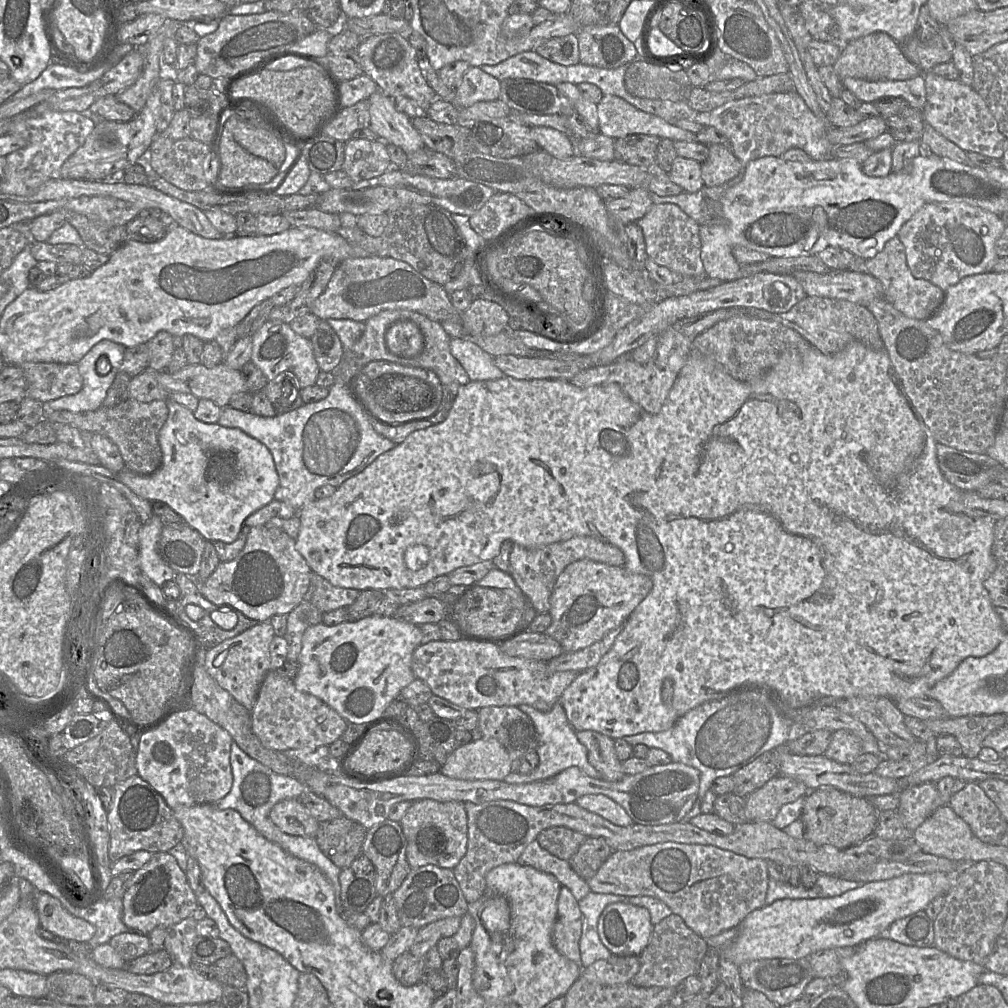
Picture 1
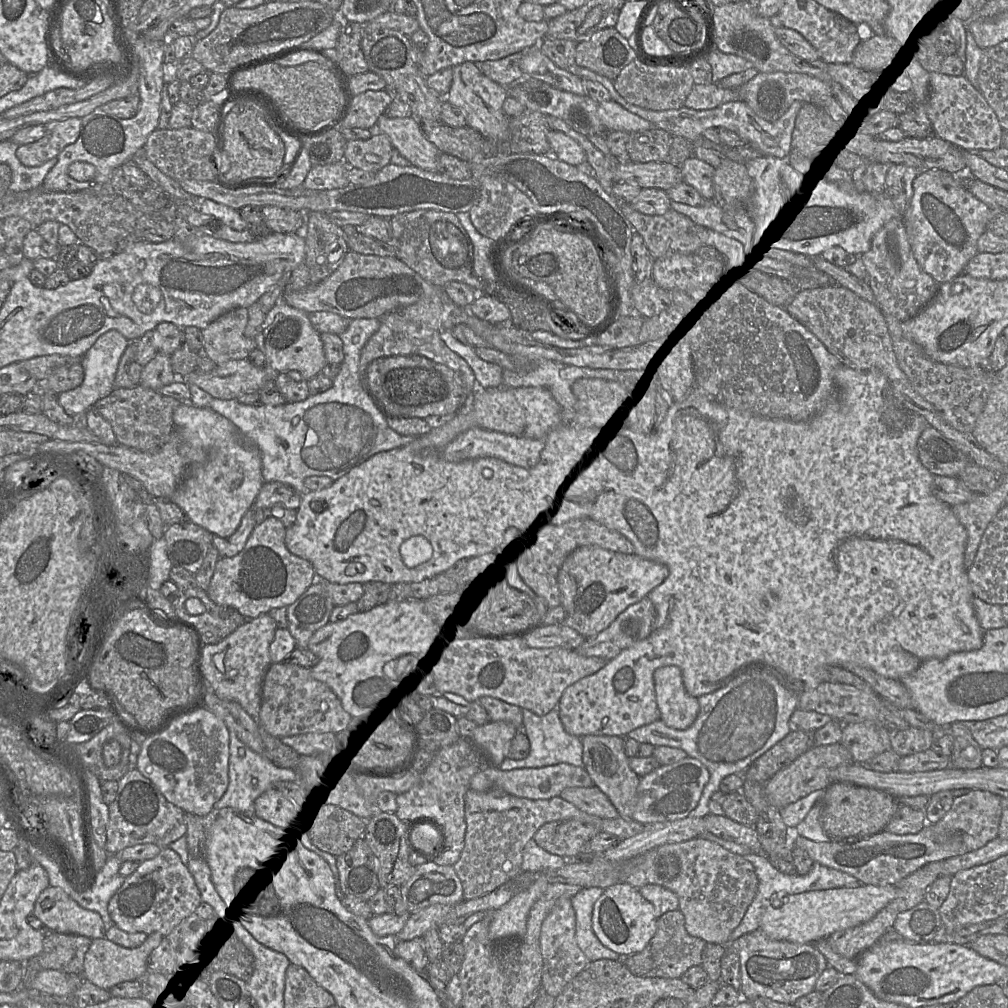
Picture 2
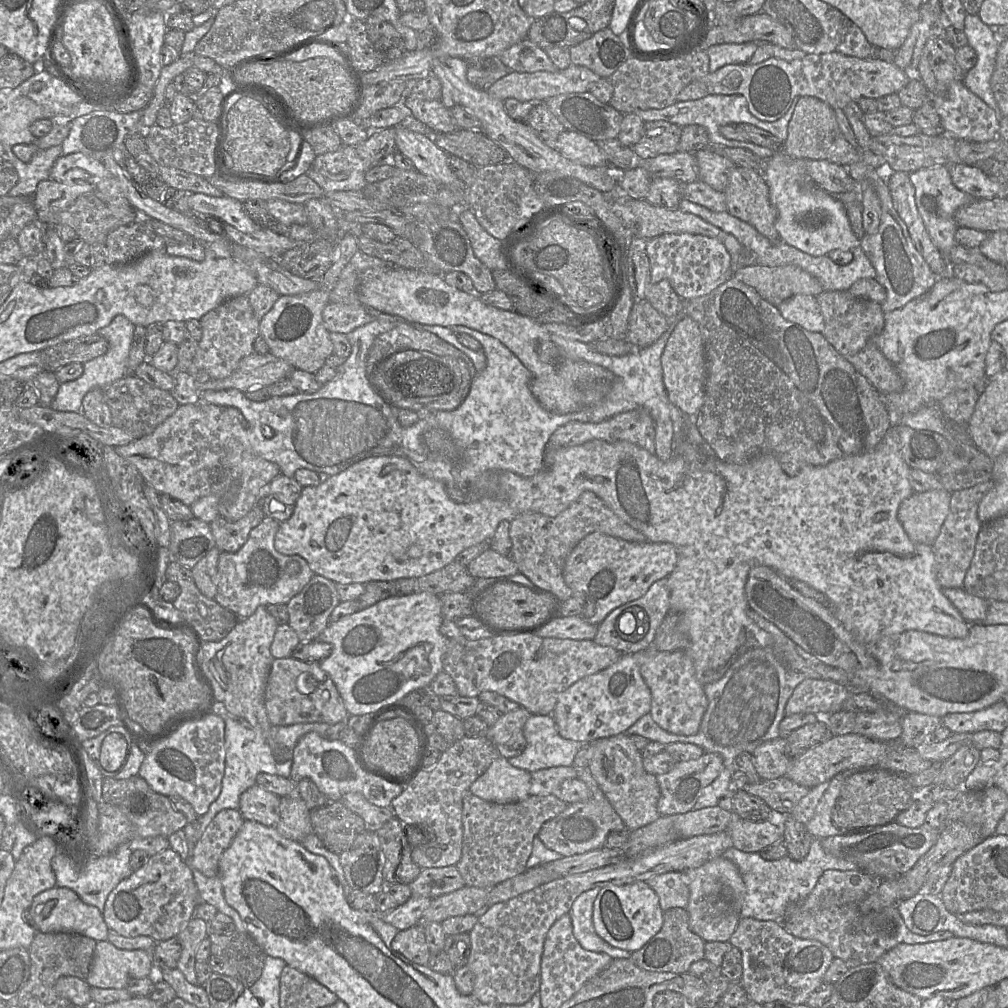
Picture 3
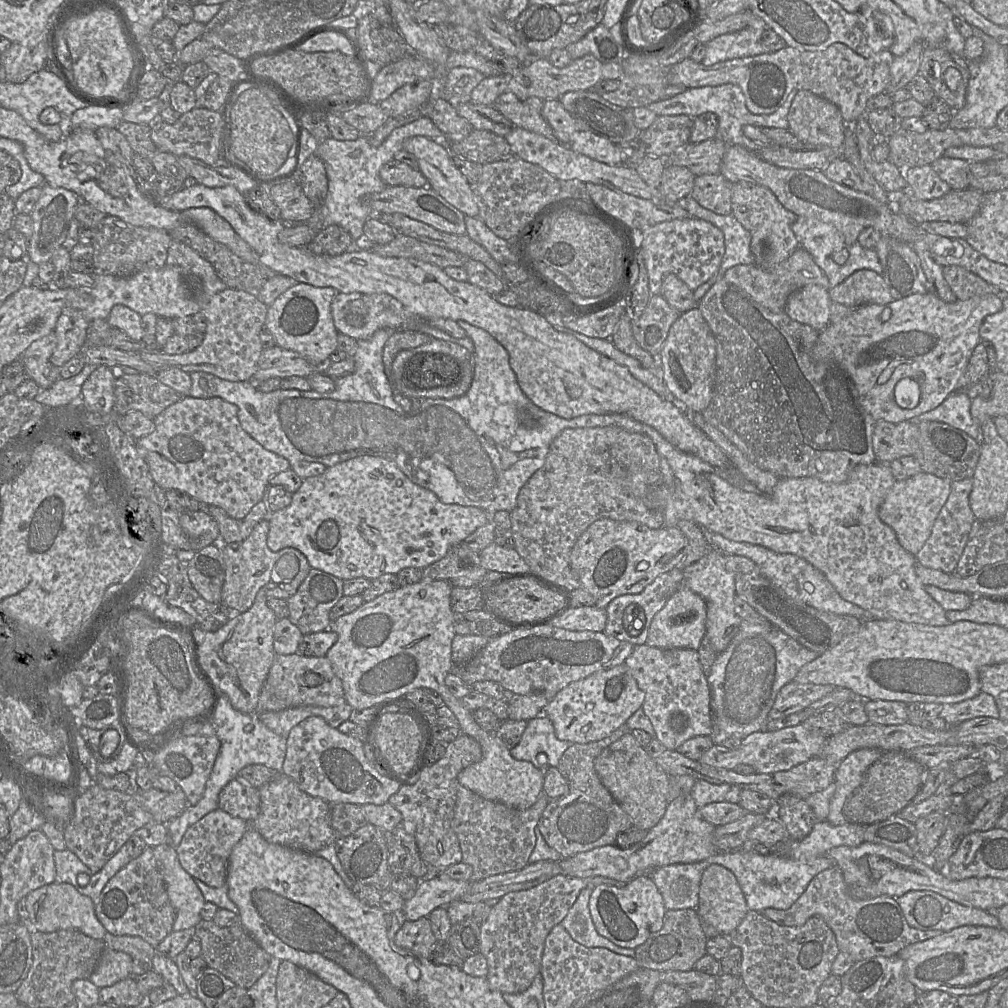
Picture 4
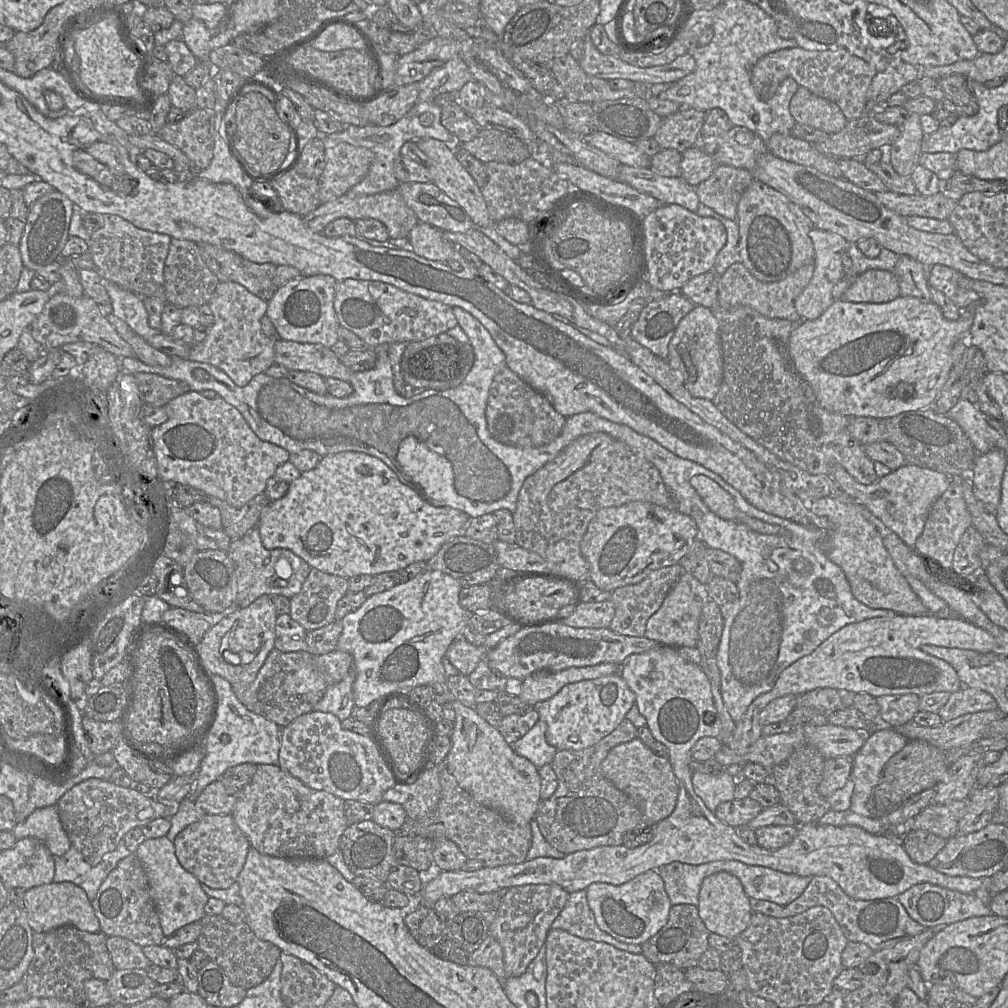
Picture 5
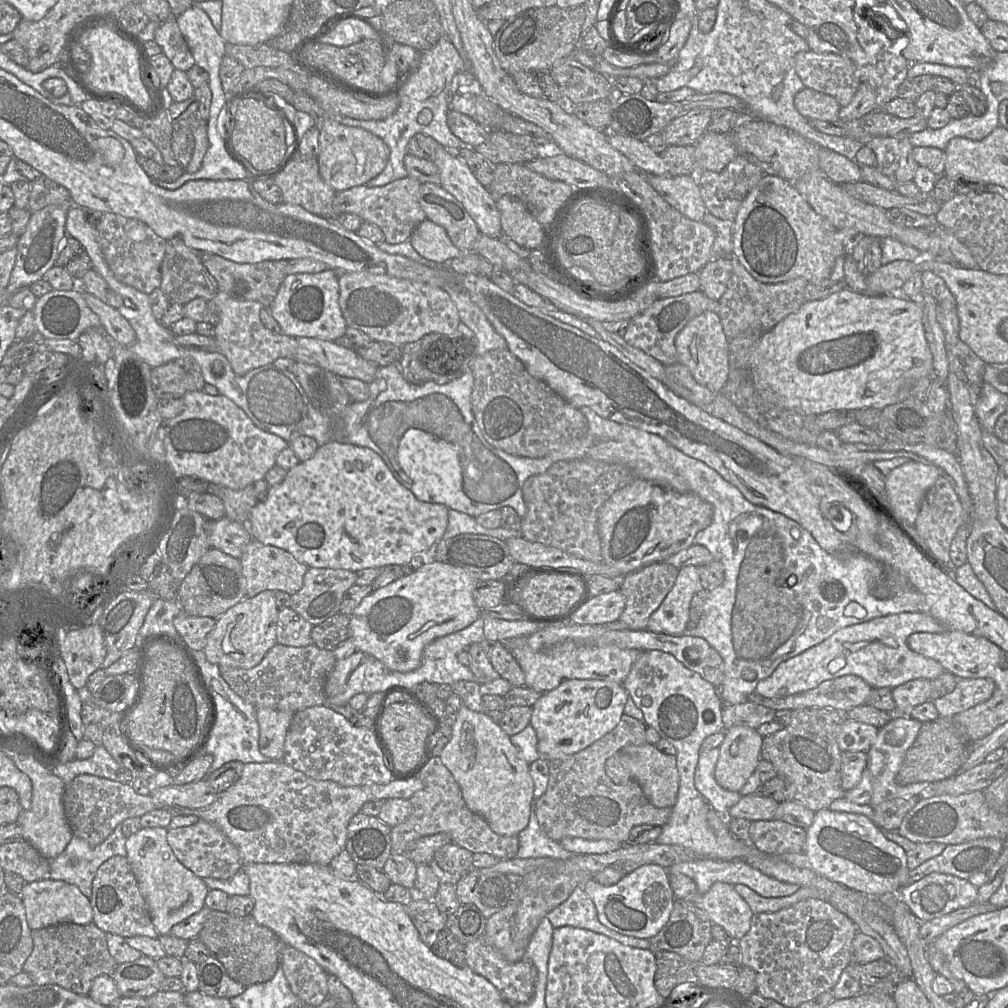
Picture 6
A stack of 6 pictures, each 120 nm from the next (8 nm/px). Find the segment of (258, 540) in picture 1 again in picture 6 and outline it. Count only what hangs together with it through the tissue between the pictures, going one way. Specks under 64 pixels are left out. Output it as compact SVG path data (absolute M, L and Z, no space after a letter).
M252 539L245 547L239 560L246 580L246 597L254 597L265 590L282 590L293 595L302 588L304 576L308 570L306 564L298 561L288 551L263 544L256 539Z

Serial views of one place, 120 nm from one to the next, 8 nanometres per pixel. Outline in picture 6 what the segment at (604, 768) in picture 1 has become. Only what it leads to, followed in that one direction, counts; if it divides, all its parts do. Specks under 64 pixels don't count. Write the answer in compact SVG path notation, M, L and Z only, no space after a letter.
M629 745L606 760L605 772L615 784L636 781L647 799L656 807L673 807L679 789L679 772L676 756L661 752L655 745Z

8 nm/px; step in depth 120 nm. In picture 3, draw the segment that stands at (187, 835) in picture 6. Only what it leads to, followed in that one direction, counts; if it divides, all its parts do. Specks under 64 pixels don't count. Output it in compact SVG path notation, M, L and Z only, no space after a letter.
M238 809L219 811L205 828L188 860L185 861L191 868L197 869L207 877L217 876L222 854L230 846L244 821Z

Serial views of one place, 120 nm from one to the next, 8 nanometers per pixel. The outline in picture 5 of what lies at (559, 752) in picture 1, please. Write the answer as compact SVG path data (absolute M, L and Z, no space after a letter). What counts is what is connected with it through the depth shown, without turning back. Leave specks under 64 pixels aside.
M538 720L523 737L510 744L516 754L527 758L538 769L545 764L551 764L558 751L548 744L545 731L545 723Z

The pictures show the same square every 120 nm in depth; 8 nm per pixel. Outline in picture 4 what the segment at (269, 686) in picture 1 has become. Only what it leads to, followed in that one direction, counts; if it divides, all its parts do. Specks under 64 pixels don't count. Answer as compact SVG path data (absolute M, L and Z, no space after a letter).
M299 653L289 655L276 654L266 683L270 686L270 692L283 701L286 704L286 708L308 705L329 707L346 701L342 681L334 673L326 656L304 656Z

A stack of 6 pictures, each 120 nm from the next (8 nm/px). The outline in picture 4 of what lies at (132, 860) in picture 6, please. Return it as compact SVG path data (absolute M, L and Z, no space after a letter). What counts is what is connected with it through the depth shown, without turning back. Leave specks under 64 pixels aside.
M165 842L157 845L153 847L153 853L176 913L173 931L194 928L202 920L201 910L206 902L201 890L182 867L172 844Z

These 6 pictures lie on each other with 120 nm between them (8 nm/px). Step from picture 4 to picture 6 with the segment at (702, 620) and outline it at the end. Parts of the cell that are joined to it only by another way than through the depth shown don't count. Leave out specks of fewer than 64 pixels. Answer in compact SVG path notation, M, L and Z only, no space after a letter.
M697 566L679 569L672 589L649 617L647 629L654 633L683 635L688 629L691 599L701 590L703 587Z

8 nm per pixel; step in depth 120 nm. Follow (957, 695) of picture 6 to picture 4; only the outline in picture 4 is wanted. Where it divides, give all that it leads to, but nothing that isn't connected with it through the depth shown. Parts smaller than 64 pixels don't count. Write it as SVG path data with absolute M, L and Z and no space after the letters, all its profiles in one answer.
M980 692L971 699L943 704L939 717L944 719L948 726L955 727L962 722L978 717L999 718L999 710L991 695Z

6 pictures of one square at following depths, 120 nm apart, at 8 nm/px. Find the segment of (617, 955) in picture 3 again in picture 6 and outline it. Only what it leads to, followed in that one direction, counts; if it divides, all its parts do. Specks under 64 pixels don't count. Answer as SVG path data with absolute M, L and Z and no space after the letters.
M577 886L564 902L550 910L545 917L554 928L573 926L588 929L606 935L626 946L641 949L650 948L649 939L623 935L601 924L597 917L595 905L583 891L582 886Z

